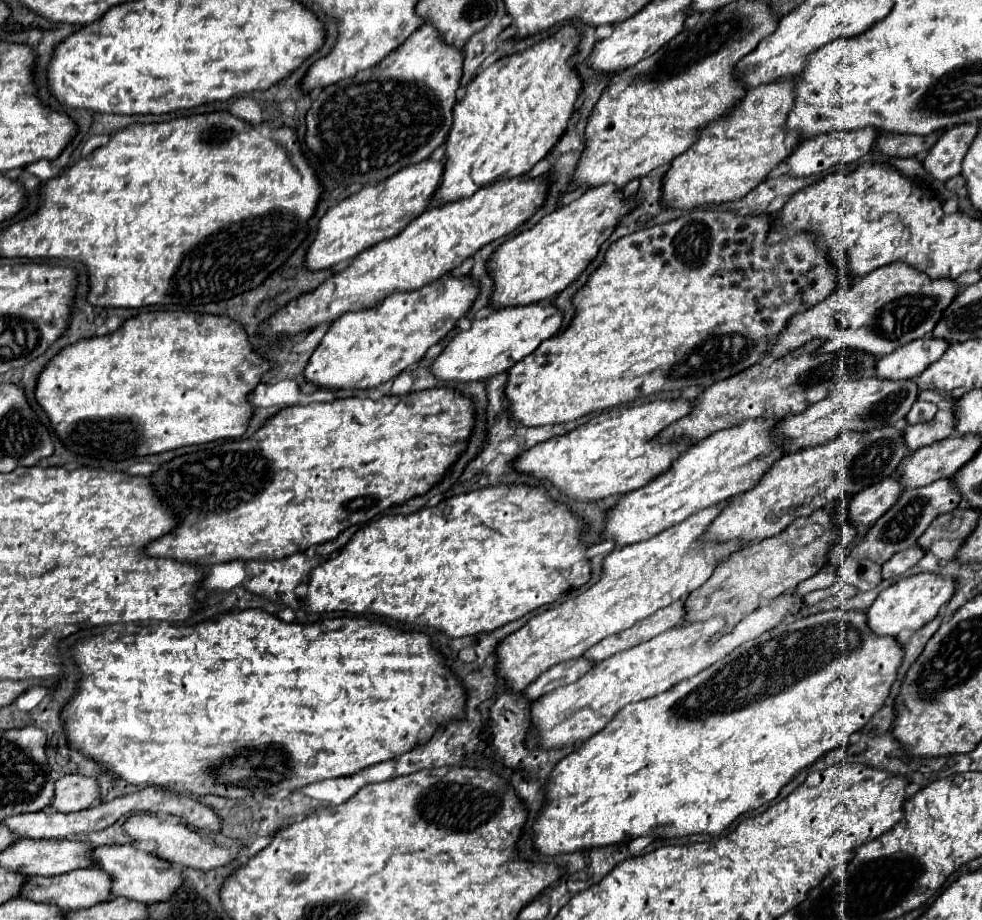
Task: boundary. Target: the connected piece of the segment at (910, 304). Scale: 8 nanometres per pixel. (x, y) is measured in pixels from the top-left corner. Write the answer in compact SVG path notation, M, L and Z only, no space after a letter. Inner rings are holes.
M896 261L894 265L886 265L886 269L876 269L866 277L858 277L850 289L832 293L806 313L794 315L792 323L784 329L778 341L774 341L768 355L782 357L802 347L806 341L824 339L826 345L822 345L818 353L832 353L850 345L852 349L868 351L880 359L894 349L932 333L936 323L942 319L944 309L956 295L958 285L954 279L932 279L912 265Z

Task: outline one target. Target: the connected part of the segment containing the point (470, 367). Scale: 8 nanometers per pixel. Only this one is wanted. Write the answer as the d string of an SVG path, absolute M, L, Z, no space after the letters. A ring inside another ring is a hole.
M530 303L518 307L502 307L484 319L474 319L468 331L460 331L442 355L434 361L432 373L442 381L482 381L498 373L508 371L526 355L538 349L538 345L562 327L564 313L552 303Z

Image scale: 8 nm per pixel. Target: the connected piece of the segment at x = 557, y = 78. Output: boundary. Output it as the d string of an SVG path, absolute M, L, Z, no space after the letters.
M566 23L554 35L542 39L526 51L498 59L472 79L472 83L466 87L466 95L454 105L454 123L446 139L444 177L434 195L436 203L470 197L482 185L494 183L502 177L524 175L552 151L572 119L574 103L582 89L580 75L568 65L580 41L582 35L578 33L576 25Z

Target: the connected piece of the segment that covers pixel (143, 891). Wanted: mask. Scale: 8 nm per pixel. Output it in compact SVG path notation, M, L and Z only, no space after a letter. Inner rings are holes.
M110 845L110 847L96 847L92 855L98 859L98 865L112 873L114 877L114 895L134 899L140 903L158 903L168 901L180 887L182 887L182 871L176 871L172 863L160 859L154 853L140 851L132 845Z

